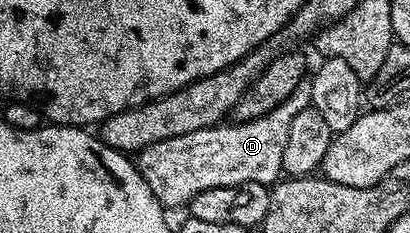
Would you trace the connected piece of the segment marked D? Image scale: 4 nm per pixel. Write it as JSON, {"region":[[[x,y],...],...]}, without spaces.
{"region":[[[304,80],[293,88],[281,105],[273,108],[273,112],[254,118],[252,122],[211,126],[185,136],[173,136],[138,151],[137,165],[141,176],[161,203],[166,203],[167,198],[186,199],[192,194],[200,194],[208,186],[238,186],[248,176],[267,180],[270,174],[280,173],[285,140],[289,140],[289,124],[293,124],[293,116],[309,105],[311,83]]]}

